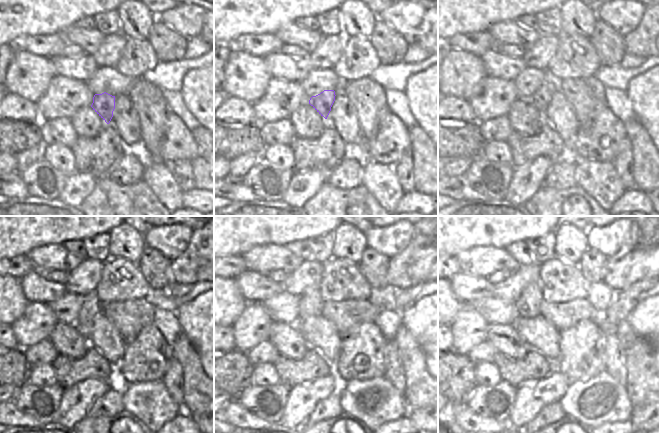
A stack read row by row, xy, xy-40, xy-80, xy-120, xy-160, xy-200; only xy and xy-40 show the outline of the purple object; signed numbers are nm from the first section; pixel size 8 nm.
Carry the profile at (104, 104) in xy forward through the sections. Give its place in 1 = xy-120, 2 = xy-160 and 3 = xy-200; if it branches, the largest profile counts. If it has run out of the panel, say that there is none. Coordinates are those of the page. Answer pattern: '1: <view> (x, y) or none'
1: xy-120 (91, 308)
2: xy-160 (310, 304)
3: xy-200 (528, 303)

